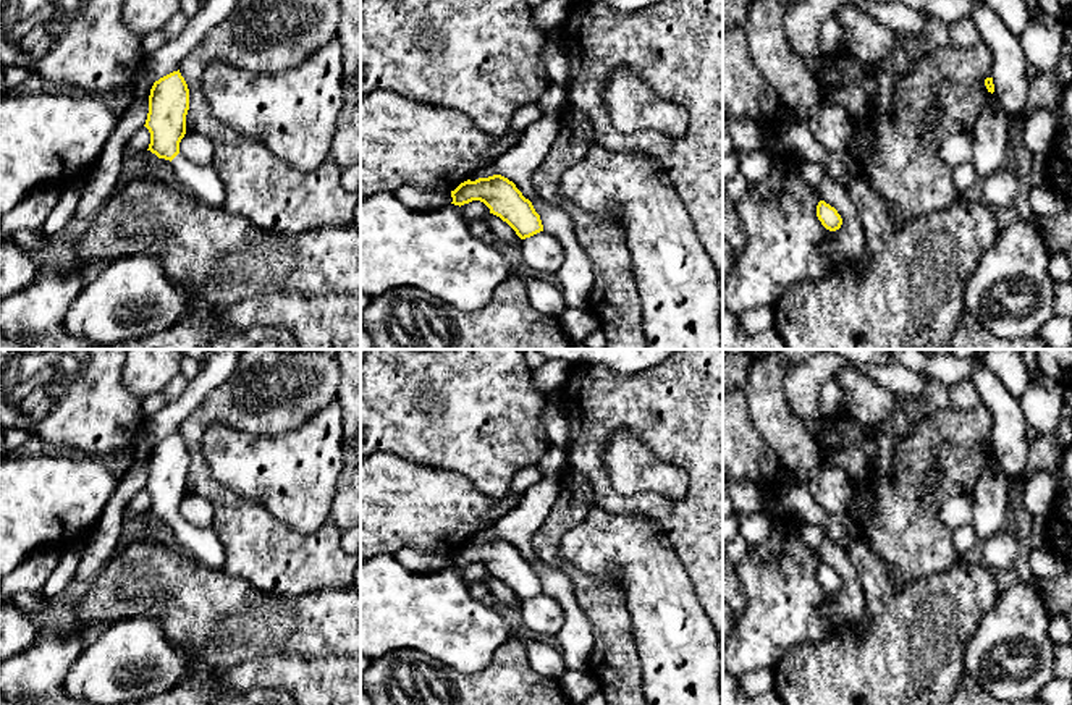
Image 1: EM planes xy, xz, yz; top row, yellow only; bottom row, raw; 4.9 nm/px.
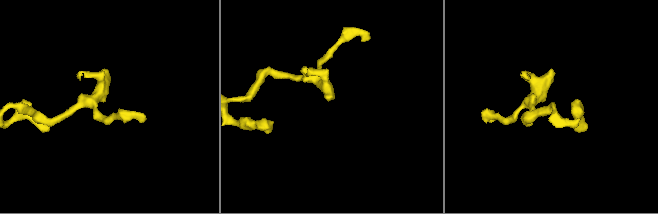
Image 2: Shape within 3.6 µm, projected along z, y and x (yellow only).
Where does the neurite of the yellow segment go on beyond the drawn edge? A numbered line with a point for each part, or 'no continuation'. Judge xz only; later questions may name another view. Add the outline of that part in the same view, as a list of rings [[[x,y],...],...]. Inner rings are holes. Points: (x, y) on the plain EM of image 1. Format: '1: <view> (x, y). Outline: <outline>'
no continuation

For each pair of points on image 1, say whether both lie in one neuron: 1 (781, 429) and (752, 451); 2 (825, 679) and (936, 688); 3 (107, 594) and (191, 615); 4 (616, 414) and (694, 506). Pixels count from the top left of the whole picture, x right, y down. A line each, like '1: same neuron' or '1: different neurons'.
1: different neurons
2: same neuron
3: same neuron
4: same neuron

